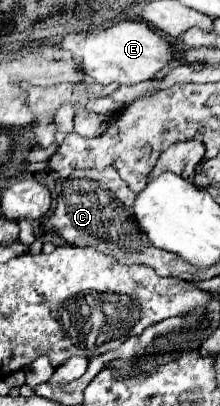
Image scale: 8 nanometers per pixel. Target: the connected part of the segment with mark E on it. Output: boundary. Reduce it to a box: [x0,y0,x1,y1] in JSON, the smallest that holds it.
[62,22,176,86]

